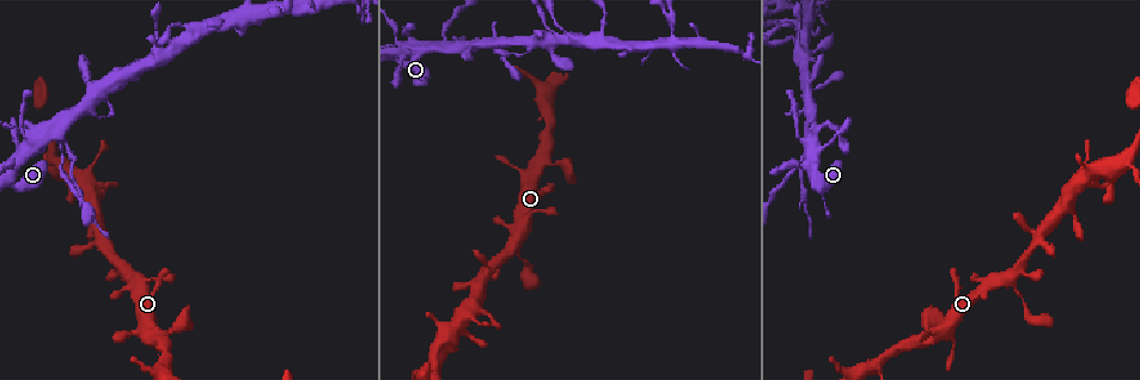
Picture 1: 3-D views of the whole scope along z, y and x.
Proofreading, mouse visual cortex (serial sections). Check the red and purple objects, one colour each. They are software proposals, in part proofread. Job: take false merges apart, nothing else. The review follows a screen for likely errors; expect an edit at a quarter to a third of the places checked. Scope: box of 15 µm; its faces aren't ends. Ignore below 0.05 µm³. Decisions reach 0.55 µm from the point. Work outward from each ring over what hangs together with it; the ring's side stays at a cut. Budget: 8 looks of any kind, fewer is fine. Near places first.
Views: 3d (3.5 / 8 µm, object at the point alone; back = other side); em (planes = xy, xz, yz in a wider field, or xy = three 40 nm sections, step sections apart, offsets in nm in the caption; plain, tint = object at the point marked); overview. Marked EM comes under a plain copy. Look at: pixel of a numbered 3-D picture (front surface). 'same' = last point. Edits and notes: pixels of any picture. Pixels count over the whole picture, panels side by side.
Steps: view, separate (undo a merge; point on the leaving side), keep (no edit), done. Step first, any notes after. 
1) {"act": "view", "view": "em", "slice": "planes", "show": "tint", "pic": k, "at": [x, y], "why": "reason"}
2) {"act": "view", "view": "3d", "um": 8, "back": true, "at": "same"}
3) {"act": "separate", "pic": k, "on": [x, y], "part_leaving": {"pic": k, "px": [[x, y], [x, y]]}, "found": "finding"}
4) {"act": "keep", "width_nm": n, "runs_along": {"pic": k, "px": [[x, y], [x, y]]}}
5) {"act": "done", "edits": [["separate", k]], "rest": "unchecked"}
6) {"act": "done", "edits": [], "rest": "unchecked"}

{"act": "view", "view": "3d", "um": 3.5, "pic": 1, "at": [803, 158], "why": "narrows sharply"}

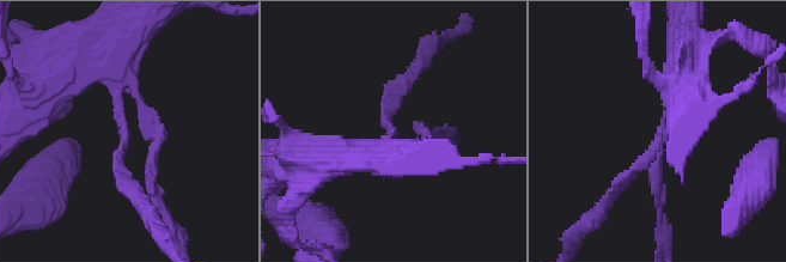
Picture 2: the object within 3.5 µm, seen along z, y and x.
{"act": "view", "view": "em", "slice": "xy", "step": 1, "show": "tint", "pic": 2, "at": [387, 135]}

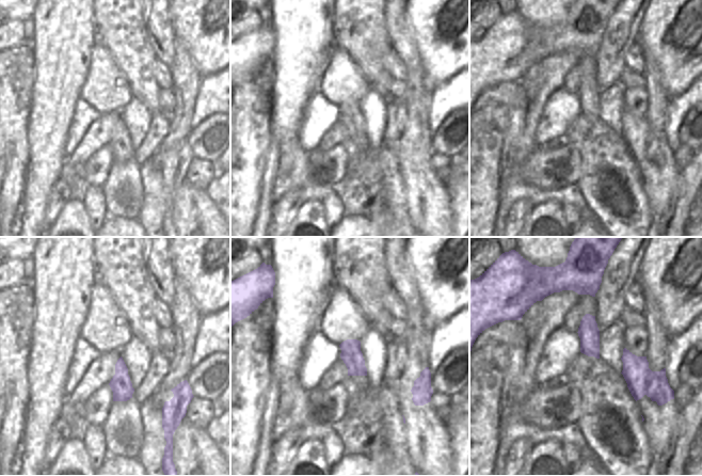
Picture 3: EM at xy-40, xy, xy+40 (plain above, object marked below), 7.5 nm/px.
{"act": "separate", "pic": 2, "on": [153, 138], "width_nm": 160, "part_leaving": {"pic": 2, "px": [[136, 97], [158, 130], [158, 203]]}, "found": "a second cell is stuck on"}

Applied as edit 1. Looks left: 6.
{"act": "view", "view": "3d", "um": 3.5, "pic": 1, "at": [1014, 283], "why": "small branch off a trunk"}

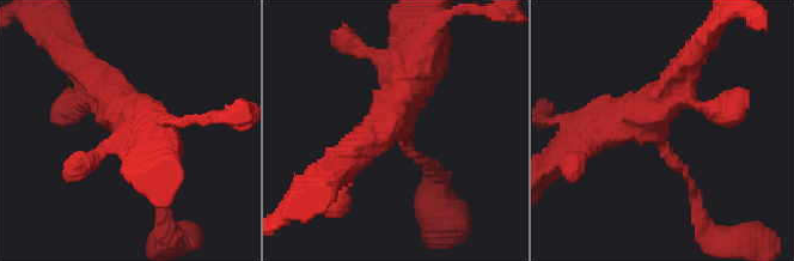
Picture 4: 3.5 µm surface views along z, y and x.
{"act": "view", "view": "em", "slice": "xy", "step": 1, "show": "tint", "pic": 4, "at": [653, 135], "arms": 4, "arm_widths_nm": [150, 200, 400, 600], "why": "shape alone is not enough"}

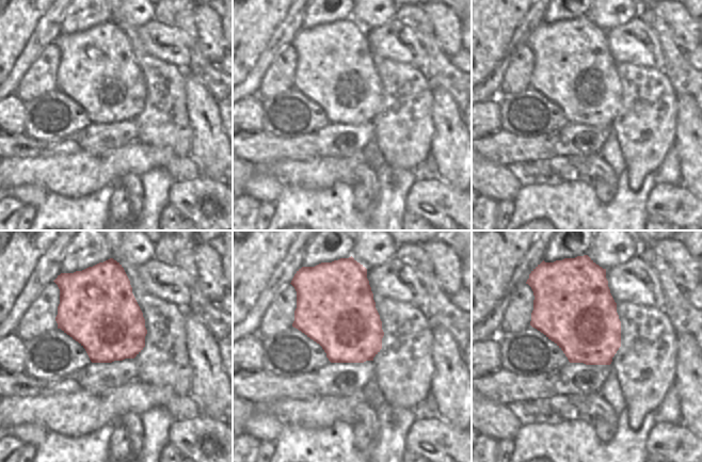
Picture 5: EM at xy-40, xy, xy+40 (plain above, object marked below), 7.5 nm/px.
{"act": "keep", "runs_along": {"pic": 4, "px": [[423, 54], [390, 117], [346, 158]]}, "found": "all the same cell"}

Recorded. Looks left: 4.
{"act": "view", "view": "3d", "um": 3.5, "pic": 1, "at": [168, 54], "why": "abrupt turn"}

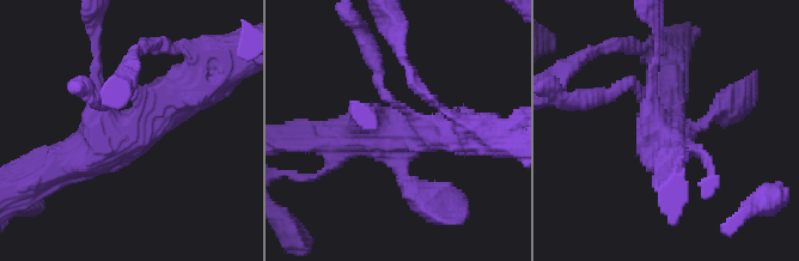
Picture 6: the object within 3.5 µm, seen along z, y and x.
{"act": "view", "view": "em", "slice": "xy", "step": 3, "show": "tint", "pic": 6, "at": [401, 155]}

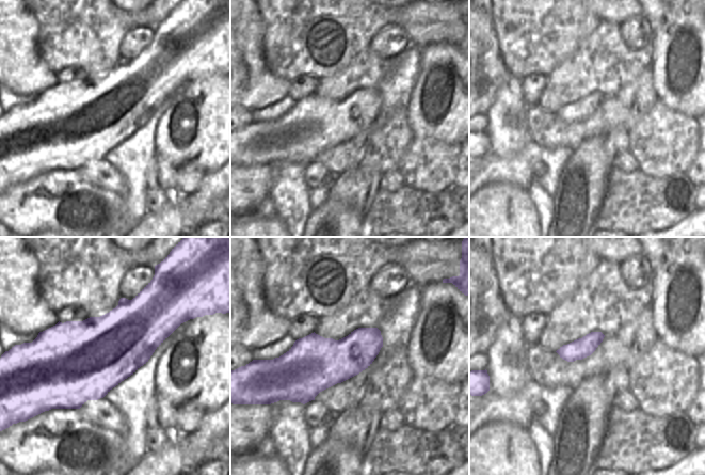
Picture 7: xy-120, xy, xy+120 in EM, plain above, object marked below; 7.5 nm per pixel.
{"act": "view", "view": "em", "slice": "xy", "step": 1, "show": "tint", "at": "same", "why": "cut it another way"}

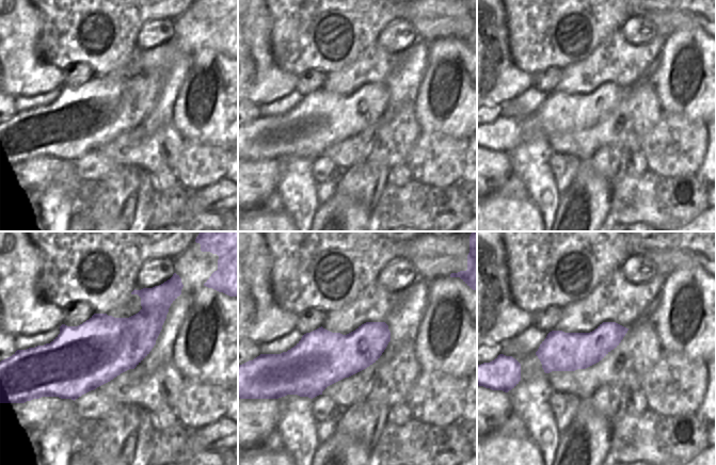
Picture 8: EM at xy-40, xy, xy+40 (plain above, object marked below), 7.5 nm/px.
{"act": "keep", "runs_along": {"pic": 6, "px": [[54, 169], [132, 133], [190, 89]]}, "found": "all the same cell"}

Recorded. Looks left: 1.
{"act": "done", "edits": [["separate", 2]], "rest": "unchecked"}

